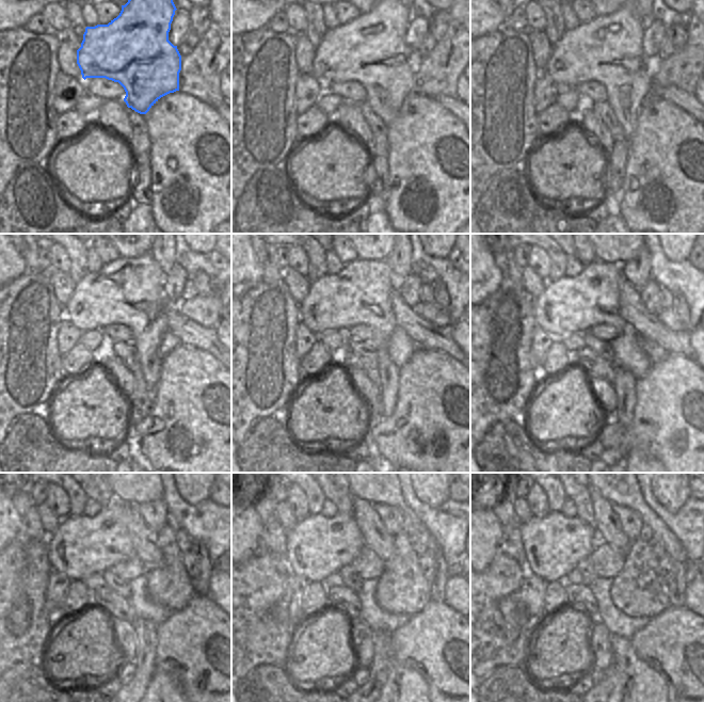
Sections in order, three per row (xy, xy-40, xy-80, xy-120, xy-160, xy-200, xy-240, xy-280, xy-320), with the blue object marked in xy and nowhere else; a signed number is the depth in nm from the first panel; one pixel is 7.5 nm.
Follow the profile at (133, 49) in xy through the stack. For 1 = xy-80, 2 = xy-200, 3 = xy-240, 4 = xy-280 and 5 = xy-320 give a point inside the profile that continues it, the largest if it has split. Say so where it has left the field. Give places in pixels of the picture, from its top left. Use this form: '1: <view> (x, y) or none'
1: xy-80 (608, 49)
2: xy-200 (566, 305)
3: xy-240 (81, 546)
4: xy-280 (317, 546)
5: xy-320 (554, 544)

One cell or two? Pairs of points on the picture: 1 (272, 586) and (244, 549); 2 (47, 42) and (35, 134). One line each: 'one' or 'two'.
1: two
2: one

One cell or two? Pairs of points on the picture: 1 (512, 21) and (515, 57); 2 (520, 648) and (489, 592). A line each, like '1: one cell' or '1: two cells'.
1: two cells
2: one cell

